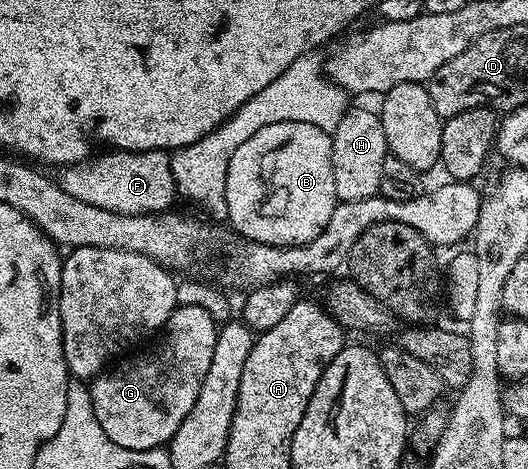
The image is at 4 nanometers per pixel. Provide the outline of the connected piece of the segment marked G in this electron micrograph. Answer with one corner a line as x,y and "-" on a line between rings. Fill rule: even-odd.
179,303
166,323
166,337
158,348
158,356
146,356
135,364
122,364
119,368
111,367
93,377
89,390
96,422
100,422
104,434
108,434
116,446
124,446
124,450
152,450
169,445
176,430
180,430
180,422
188,418
188,410
196,406
196,394
200,394
200,386
204,386
204,374
208,374
208,366
212,366
218,329
219,325
212,314
204,310
202,305

